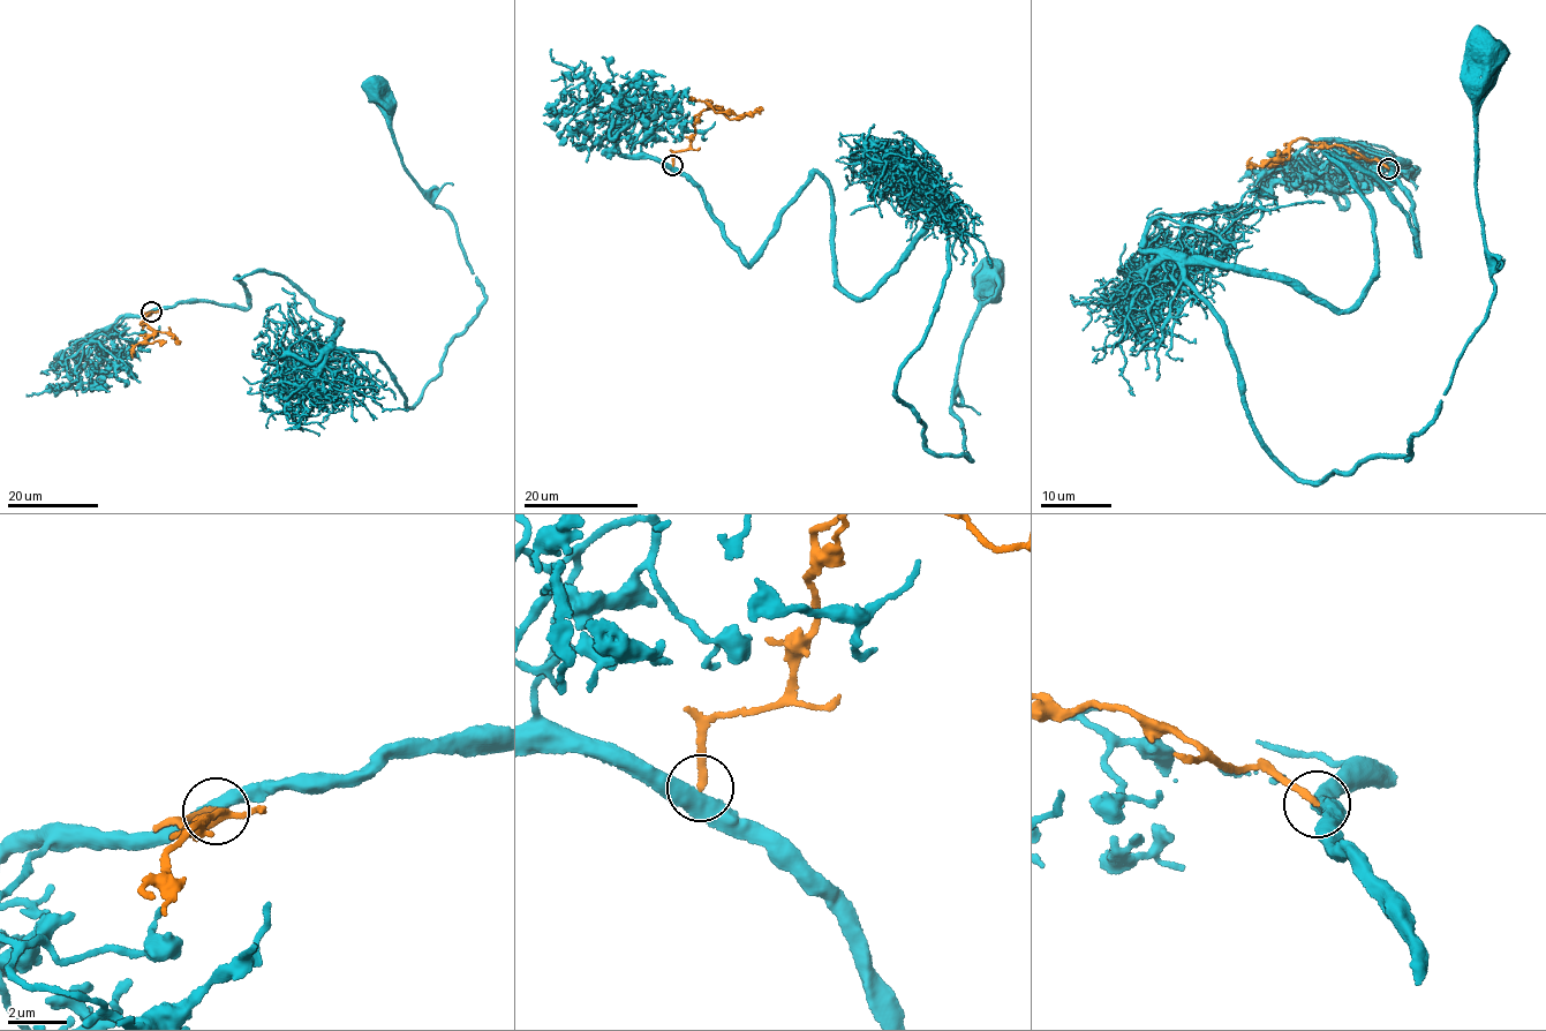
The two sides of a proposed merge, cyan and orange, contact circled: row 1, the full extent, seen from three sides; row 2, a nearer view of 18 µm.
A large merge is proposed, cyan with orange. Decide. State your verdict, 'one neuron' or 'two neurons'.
two neurons

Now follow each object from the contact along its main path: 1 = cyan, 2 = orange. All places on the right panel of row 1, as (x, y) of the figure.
1: (1389, 168), (1419, 254), (1326, 153), (1350, 308), (1183, 268), (1317, 483), (1409, 456), (1495, 293), (1486, 53)
2: (1389, 168), (1344, 147), (1298, 137), (1289, 157), (1281, 162), (1257, 165), (1249, 162), (1252, 157)

